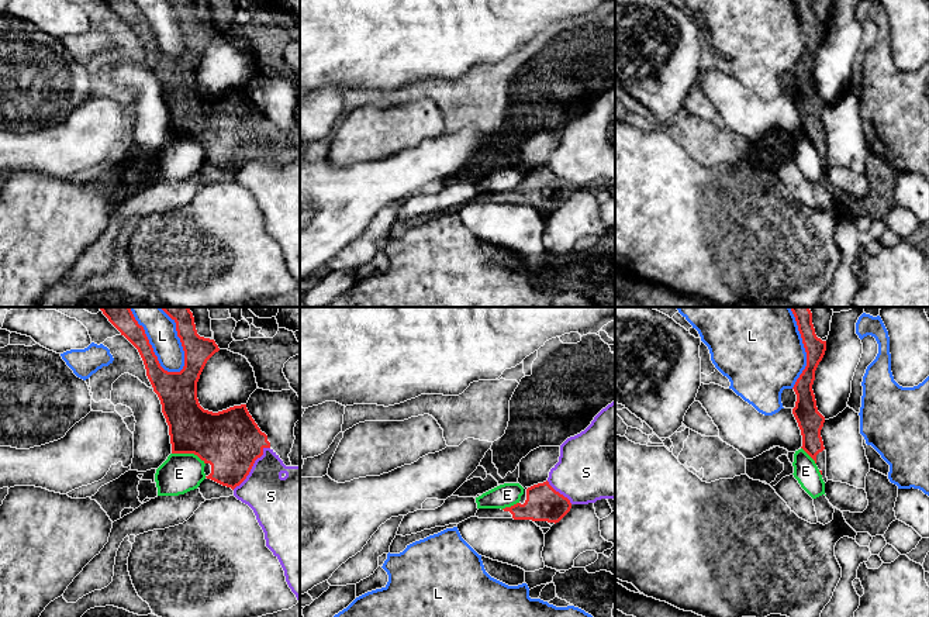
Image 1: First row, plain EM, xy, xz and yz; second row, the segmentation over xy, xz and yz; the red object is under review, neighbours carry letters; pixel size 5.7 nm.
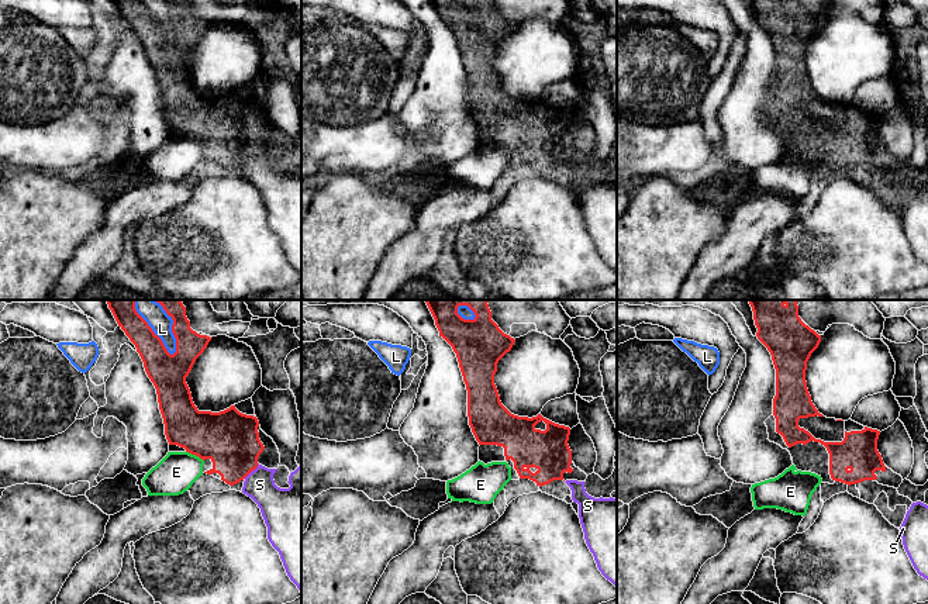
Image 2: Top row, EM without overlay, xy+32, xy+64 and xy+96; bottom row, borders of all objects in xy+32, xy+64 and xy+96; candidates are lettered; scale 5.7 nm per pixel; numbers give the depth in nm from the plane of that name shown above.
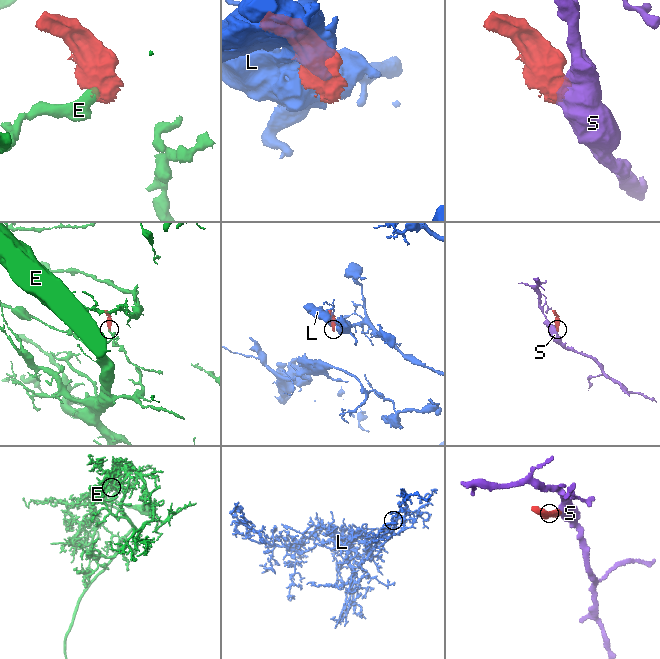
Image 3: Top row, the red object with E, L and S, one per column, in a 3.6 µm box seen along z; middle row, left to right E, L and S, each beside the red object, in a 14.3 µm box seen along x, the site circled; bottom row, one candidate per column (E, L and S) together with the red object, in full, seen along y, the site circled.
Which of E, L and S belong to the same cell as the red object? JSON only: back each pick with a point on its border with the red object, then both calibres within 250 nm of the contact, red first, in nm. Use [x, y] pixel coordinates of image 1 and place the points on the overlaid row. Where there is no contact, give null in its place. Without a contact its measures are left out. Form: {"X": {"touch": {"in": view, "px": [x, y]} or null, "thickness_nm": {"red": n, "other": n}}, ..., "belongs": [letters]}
{"L": {"touch": {"in": "xy", "px": [151, 345]}, "thickness_nm": {"red": 160, "other": 180}}, "belongs": ["L"]}

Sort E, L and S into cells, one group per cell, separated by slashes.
E / L / S

